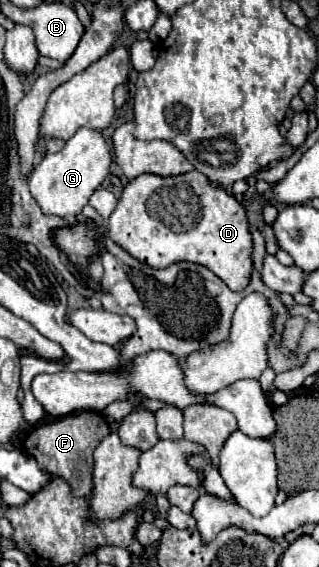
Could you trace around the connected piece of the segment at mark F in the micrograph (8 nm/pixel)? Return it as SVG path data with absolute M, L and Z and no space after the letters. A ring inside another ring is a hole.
M81 411L59 419L47 419L45 423L37 425L37 429L33 429L25 439L25 451L31 453L39 461L39 465L47 469L51 475L65 477L73 485L75 495L89 495L93 485L91 481L93 451L109 433L111 427L99 413Z

